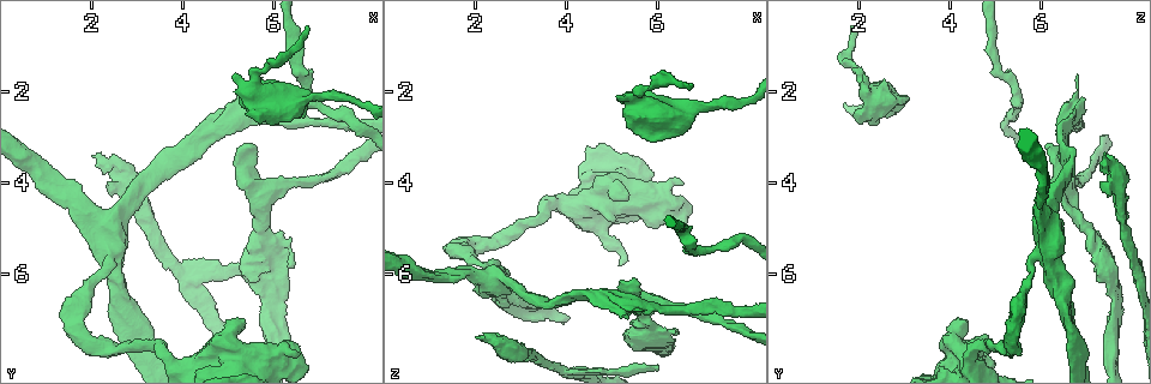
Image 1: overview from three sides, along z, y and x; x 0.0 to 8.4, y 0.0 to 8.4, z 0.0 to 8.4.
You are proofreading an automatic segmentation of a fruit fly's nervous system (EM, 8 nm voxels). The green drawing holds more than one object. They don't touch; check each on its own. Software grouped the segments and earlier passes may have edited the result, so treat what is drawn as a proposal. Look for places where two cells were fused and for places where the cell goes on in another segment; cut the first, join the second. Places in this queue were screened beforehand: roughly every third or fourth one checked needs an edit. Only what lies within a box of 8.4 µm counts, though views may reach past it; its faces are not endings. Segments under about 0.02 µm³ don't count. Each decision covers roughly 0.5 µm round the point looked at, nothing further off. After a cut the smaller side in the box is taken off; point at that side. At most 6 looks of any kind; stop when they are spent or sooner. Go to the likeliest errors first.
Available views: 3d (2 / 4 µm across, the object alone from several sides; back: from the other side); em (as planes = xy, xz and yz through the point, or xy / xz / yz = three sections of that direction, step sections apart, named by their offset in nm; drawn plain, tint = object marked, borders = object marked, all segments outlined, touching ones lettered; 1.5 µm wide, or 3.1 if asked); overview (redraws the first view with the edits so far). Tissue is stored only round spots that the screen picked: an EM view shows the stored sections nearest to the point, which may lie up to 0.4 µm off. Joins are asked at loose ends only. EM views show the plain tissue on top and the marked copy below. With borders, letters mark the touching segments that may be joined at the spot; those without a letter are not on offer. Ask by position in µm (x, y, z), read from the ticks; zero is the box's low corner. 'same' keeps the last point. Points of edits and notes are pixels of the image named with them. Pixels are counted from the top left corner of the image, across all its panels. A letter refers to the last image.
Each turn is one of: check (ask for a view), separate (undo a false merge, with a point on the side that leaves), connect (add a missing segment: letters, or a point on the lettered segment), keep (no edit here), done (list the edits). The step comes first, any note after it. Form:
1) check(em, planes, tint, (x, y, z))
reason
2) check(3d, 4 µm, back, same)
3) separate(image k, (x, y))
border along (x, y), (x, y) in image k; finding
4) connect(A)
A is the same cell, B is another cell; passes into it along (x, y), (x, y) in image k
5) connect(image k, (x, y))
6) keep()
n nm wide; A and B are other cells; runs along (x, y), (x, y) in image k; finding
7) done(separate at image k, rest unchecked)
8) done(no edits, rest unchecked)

check(3d, 2 µm, (6.70, 0.55, 1.80))
tapers out

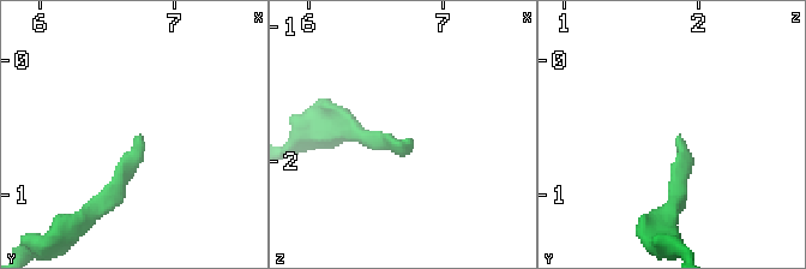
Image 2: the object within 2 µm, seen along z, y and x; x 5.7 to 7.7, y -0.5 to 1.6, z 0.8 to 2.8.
check(em, planes, tint, (6.76, 0.62, 1.86))
now the EM

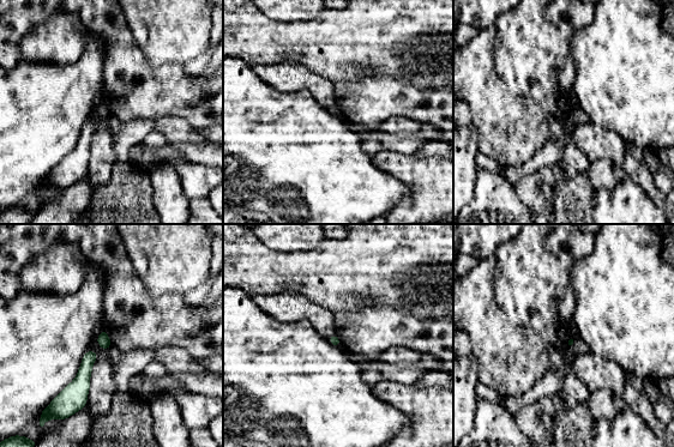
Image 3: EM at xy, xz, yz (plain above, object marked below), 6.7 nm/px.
check(em, planes, borders, same)

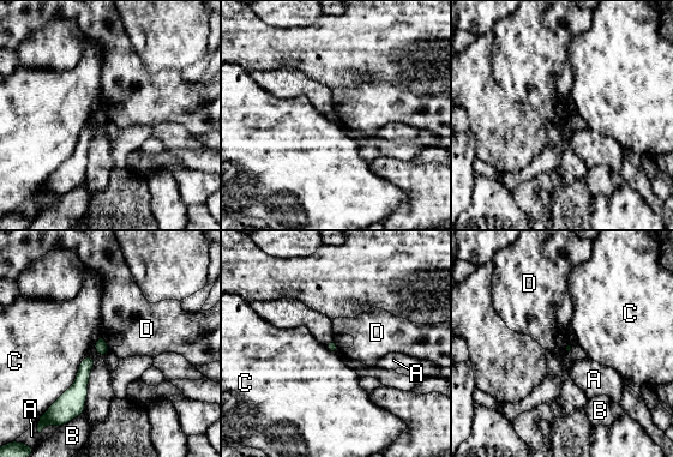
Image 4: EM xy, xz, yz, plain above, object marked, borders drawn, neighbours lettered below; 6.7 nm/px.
keep()
A, B, C and D are other cells; border along (338, 348), (336, 352) in image 4; none of them fits

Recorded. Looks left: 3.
check(em, planes, borders, (1.70, 7.35, 5.30))
abrupt turn

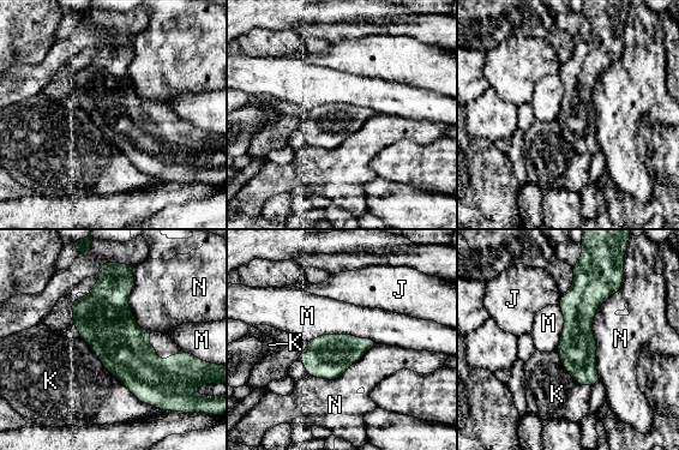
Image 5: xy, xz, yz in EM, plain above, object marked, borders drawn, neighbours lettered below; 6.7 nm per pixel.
keep()
260 nm wide; J, K, M and N are other cells; border along (79, 336), (140, 401), (157, 407) in image 5; continuous, no second cell

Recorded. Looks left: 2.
check(3d, 4 µm, (5.45, 2.50, 1.95))
stops while still wide

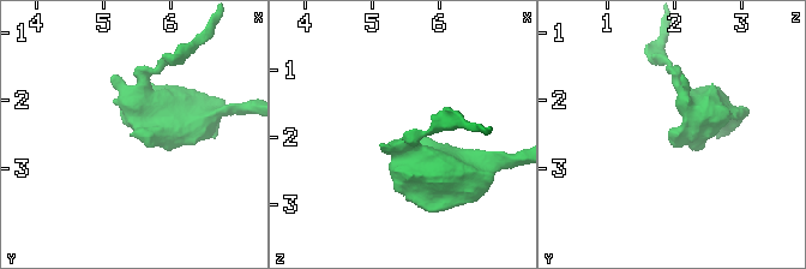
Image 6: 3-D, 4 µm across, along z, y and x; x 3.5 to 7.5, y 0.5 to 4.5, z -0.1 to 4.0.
check(em, planes, borders, (5.50, 2.50, 1.95))
now the EM

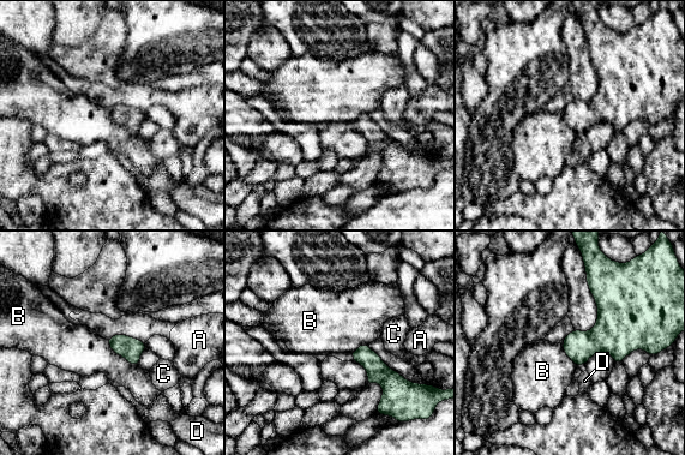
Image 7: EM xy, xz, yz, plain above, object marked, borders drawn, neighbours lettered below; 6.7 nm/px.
keep()
A, B, C and D are other cells; none of them fits

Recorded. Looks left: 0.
done(no edits, rest unchecked)

